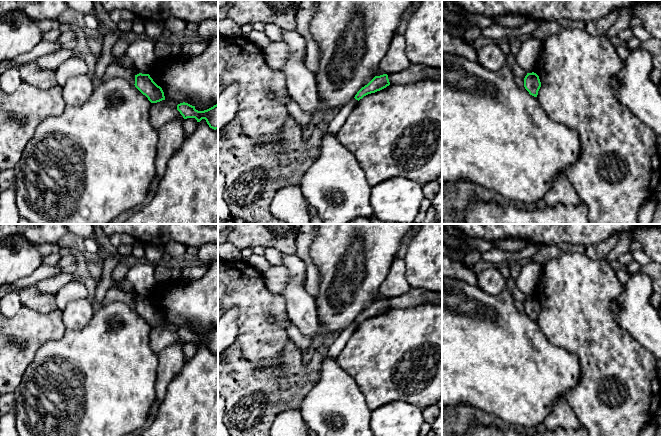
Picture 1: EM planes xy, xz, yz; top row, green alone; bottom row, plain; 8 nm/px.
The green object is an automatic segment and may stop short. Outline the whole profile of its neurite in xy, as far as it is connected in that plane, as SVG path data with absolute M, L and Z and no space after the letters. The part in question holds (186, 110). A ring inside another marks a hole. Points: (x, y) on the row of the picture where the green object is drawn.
M183 102L177 105L177 110L184 119L195 118L197 122L205 119L210 128L218 129L218 104L207 110L198 111L195 109L195 106Z

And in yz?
M534 72L527 73L524 78L524 87L530 95L537 97L538 91L541 87L539 76Z

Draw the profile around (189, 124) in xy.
M187 118L183 120L183 129L185 137L189 136L195 131L197 123L198 122L195 118Z

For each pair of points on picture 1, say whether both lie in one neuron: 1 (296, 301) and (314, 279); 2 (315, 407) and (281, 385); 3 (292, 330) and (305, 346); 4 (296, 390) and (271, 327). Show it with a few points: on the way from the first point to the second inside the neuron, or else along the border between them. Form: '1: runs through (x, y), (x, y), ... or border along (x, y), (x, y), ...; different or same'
1: border along (306, 265), (304, 287), (314, 298); different
2: border along (316, 380), (313, 387), (304, 397), (299, 410); different
3: runs through (294, 334), (302, 342); same
4: border along (289, 338), (281, 353), (281, 361), (263, 367); different

